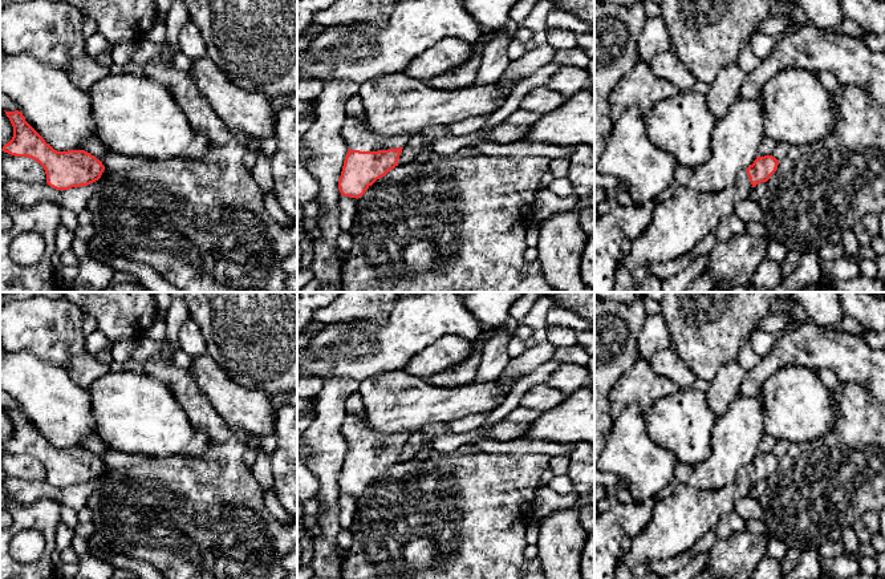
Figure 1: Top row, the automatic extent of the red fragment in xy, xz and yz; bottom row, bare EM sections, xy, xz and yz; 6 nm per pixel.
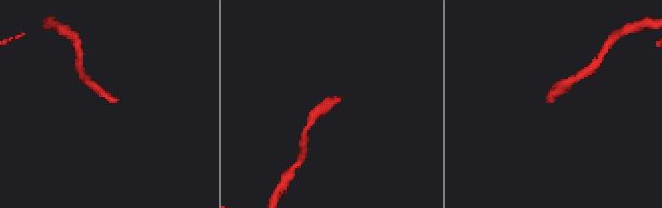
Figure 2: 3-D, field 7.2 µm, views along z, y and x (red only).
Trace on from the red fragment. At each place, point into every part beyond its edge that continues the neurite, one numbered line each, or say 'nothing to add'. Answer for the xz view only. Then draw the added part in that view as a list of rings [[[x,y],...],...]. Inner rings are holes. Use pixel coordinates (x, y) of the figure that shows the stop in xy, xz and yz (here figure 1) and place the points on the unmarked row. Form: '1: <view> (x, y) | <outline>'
1: xz (357, 433) | [[[365,413],[360,418],[346,414],[342,436],[348,446],[360,449],[397,446],[403,445],[407,440],[406,434],[389,436],[370,429]]]

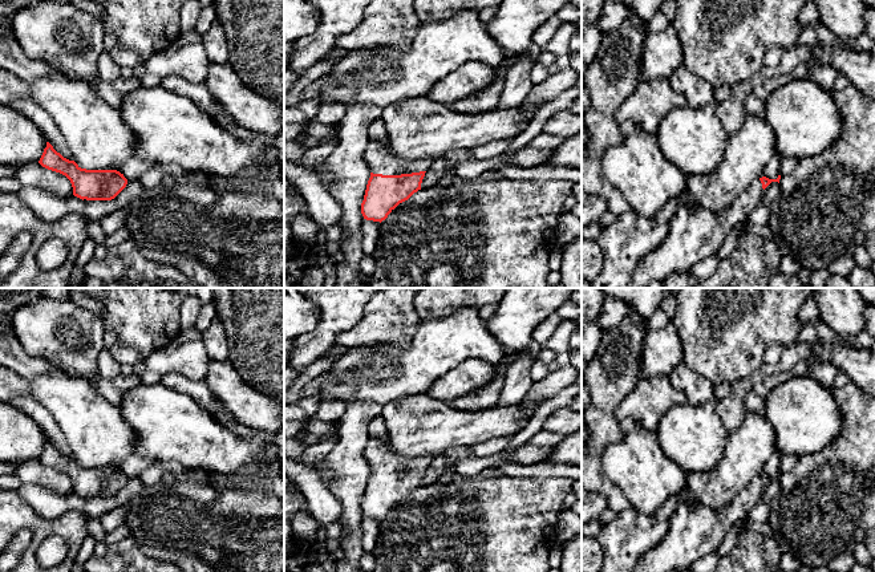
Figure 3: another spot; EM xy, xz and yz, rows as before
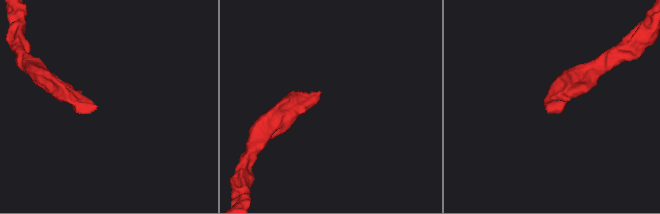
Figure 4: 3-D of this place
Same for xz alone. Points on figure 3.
1: xz (380, 457) | [[[388,437],[382,442],[369,438],[365,459],[370,470],[382,472],[420,470],[426,468],[430,463],[429,458],[412,459],[393,453]]]

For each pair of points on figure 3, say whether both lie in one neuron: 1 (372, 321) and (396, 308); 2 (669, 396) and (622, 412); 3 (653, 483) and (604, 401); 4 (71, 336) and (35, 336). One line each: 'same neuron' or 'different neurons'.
1: same neuron
2: same neuron
3: different neurons
4: same neuron

